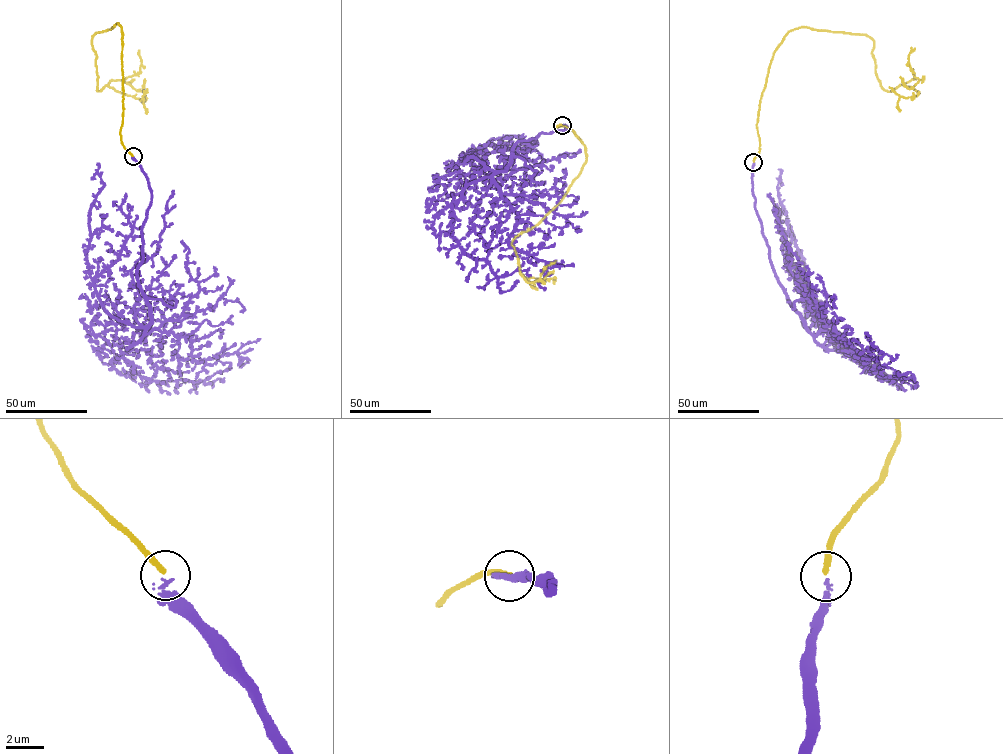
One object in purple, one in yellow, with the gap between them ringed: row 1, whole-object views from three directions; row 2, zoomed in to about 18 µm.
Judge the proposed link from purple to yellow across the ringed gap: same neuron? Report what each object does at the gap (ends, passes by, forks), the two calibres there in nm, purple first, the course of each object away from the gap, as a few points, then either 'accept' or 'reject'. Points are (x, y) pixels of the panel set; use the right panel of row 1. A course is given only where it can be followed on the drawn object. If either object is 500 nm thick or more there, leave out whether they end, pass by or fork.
purple ends | yellow ends | 240/280 nm | purple via (753, 162), (755, 209), (770, 262), (808, 329), (803, 322), (809, 295), (804, 263), (778, 195), (778, 169) | yellow via (753, 162), (768, 69), (784, 36), (797, 28), (873, 40), (880, 86), (919, 93), (899, 97), (900, 111) | reject

